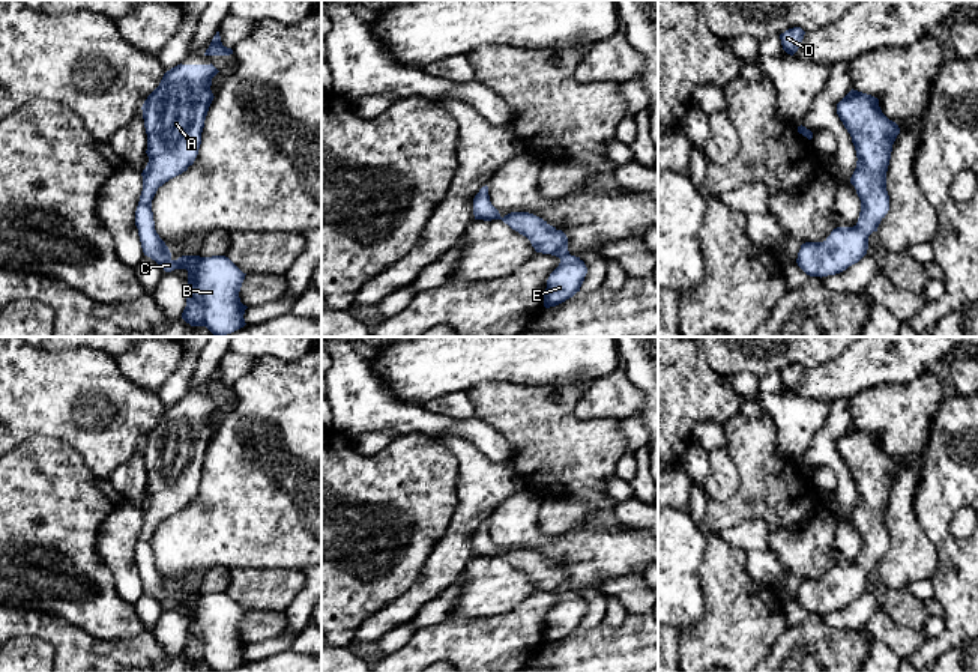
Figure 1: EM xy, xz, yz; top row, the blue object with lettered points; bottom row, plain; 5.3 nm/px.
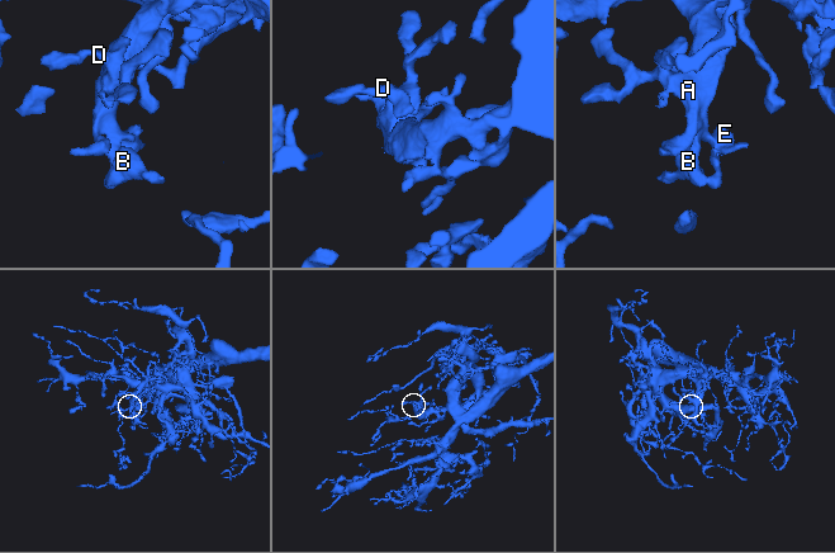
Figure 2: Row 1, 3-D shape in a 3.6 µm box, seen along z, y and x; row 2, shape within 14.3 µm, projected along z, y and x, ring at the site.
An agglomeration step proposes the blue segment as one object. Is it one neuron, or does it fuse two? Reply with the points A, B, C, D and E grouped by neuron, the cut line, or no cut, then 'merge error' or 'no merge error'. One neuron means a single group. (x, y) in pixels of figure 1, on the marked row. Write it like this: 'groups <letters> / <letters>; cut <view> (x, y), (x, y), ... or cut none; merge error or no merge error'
groups A B C D E; cut none; no merge error

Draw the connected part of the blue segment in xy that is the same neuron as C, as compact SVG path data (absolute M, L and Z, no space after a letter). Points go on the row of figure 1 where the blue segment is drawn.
M177 65L167 71L141 110L147 134L149 162L143 170L143 191L135 210L135 226L144 256L165 272L188 271L188 298L182 319L191 326L206 326L215 337L243 328L245 310L239 292L245 275L225 256L182 256L171 259L155 230L152 200L159 186L194 164L201 132L213 101L212 78L219 71L210 65Z

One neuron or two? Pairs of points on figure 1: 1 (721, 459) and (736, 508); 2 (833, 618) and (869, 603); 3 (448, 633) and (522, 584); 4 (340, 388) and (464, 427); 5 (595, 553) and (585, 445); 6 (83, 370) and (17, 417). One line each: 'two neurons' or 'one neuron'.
1: two neurons
2: one neuron
3: two neurons
4: one neuron
5: two neurons
6: one neuron

